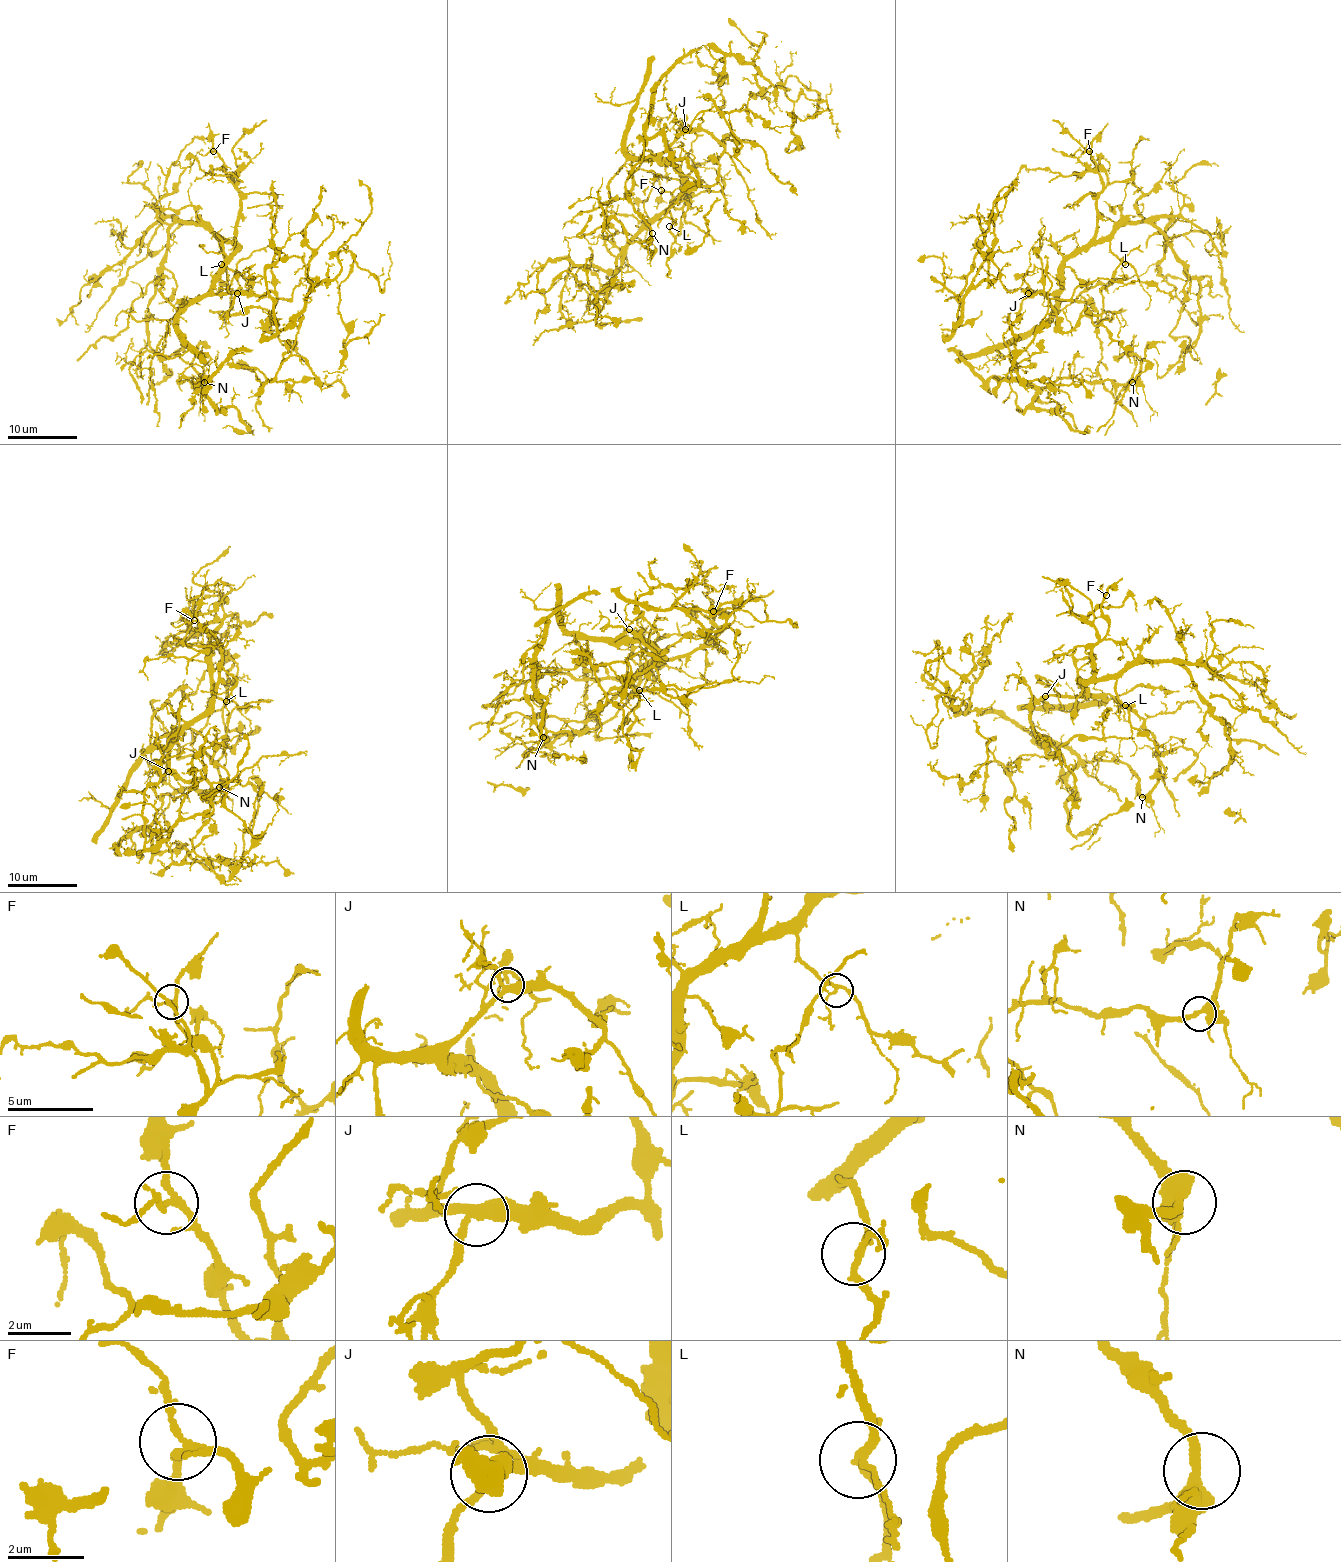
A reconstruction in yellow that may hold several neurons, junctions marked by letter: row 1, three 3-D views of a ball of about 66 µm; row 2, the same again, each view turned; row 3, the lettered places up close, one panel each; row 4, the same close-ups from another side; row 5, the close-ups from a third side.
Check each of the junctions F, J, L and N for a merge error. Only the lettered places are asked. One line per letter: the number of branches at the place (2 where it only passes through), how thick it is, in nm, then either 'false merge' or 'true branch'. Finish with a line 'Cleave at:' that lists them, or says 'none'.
F: 3 branches meet; 180 nm thick; true branch
J: 3 branches meet; 320 nm thick; true branch
L: 4 branches meet; 170 nm thick; true branch
N: 3 branches meet; 320 nm thick; true branch
Cleave at: none

